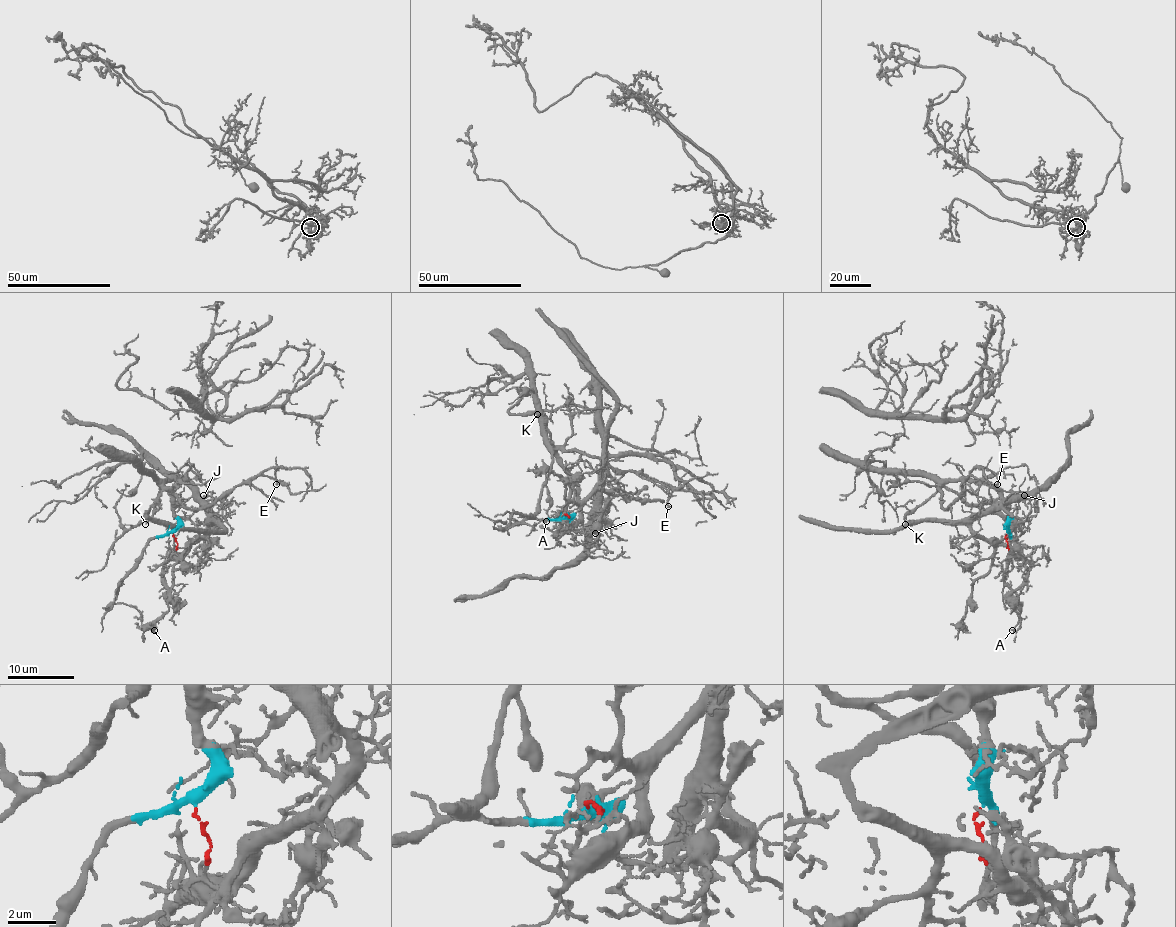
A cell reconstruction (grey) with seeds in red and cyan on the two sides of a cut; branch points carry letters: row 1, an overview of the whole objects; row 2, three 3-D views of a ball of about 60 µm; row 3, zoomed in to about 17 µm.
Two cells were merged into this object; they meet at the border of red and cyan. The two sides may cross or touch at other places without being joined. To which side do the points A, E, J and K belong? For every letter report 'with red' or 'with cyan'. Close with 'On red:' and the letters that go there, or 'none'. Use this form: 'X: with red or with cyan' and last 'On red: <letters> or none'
A: with cyan
E: with cyan
J: with red
K: with cyan
On red: J

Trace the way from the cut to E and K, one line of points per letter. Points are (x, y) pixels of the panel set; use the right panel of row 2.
E: (1008, 533), (1006, 500), (991, 486), (947, 480), (942, 507), (961, 495), (974, 468), (984, 466), (998, 485)
K: (1008, 533), (1006, 500), (983, 483), (966, 480), (947, 480), (909, 513), (904, 520), (906, 523)

